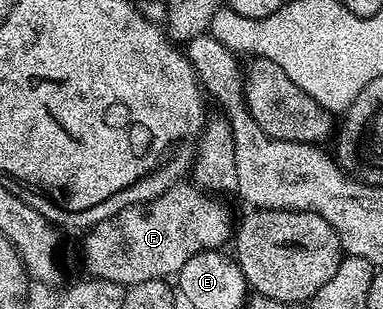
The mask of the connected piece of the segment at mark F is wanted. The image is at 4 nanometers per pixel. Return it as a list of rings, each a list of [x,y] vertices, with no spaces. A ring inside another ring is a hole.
[[[192,183],[181,184],[170,192],[165,192],[150,208],[130,206],[110,220],[105,220],[88,233],[85,240],[85,249],[81,256],[85,259],[85,268],[94,280],[106,280],[112,284],[132,286],[143,284],[152,280],[165,280],[176,277],[183,262],[195,258],[195,254],[206,250],[217,250],[221,244],[230,243],[231,224],[229,228],[229,212],[220,204],[220,199],[206,194],[201,188]]]

